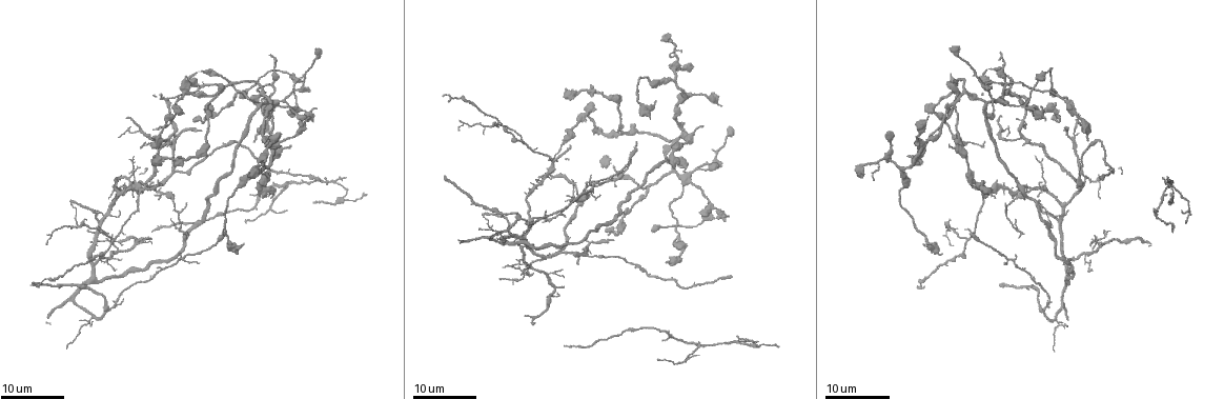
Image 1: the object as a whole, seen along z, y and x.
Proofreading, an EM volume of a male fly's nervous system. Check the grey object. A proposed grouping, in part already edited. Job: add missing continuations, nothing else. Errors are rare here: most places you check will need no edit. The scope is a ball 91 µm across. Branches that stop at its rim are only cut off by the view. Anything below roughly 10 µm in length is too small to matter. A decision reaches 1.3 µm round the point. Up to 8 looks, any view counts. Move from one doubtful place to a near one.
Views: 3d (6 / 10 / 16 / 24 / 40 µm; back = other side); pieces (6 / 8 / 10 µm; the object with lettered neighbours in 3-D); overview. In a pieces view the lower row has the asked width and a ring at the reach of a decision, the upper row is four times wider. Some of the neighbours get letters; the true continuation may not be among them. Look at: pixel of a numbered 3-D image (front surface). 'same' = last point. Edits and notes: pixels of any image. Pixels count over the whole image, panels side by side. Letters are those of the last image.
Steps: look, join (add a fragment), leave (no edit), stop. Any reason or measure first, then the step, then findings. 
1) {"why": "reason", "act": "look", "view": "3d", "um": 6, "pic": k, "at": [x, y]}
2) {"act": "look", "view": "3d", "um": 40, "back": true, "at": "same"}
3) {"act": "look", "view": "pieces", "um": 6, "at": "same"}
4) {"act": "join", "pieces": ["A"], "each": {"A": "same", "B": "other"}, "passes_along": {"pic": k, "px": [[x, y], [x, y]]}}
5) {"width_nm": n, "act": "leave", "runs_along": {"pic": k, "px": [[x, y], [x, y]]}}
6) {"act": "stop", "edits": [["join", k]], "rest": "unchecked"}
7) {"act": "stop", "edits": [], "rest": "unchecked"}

{"why": "branch stops here", "act": "look", "view": "3d", "um": 24, "pic": 1, "at": [314, 203]}

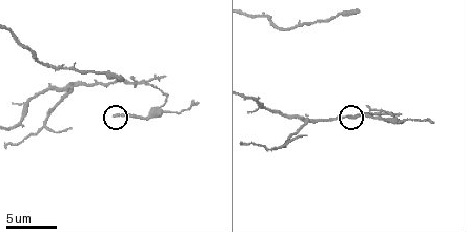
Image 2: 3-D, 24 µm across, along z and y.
{"act": "look", "view": "pieces", "um": 10, "pic": 2, "at": [351, 117]}

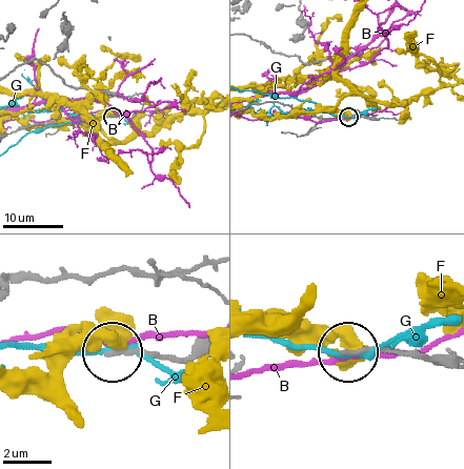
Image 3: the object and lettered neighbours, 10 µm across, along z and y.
{"act": "leave", "each": {"B": "other", "F": "other", "G": "other"}, "found": "no lettered fragment goes on from it"}

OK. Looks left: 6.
{"act": "look", "view": "3d", "um": 24, "pic": 1, "at": [198, 130]}

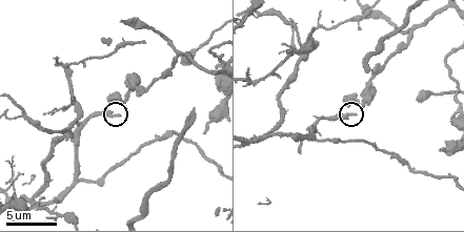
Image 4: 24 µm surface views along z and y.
{"act": "look", "view": "3d", "um": 10, "pic": 4, "at": [355, 113]}

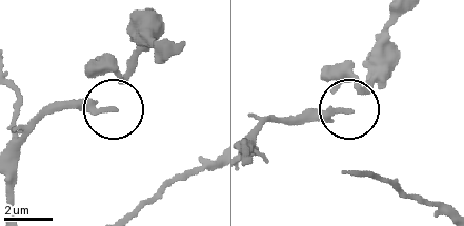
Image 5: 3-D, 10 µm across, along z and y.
{"why": "see the neighbours", "act": "look", "view": "pieces", "um": 10, "pic": 5, "at": [111, 109]}

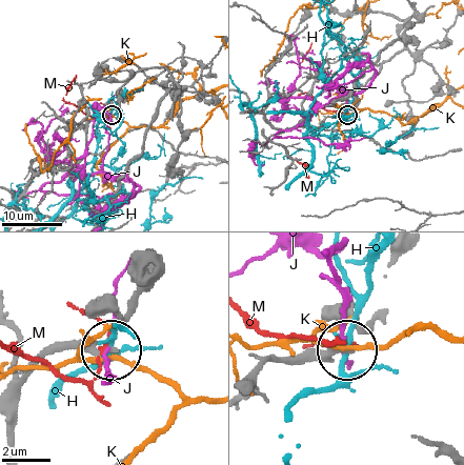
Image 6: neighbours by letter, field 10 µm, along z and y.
{"act": "leave", "each": {"H": "other", "J": "other", "K": "other", "M": "other"}, "runs_along": {"pic": 6, "px": [[11, 395], [51, 355], [75, 346], [109, 350]]}, "found": "no lettered fragment goes on from it"}

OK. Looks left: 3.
{"why": "thin end", "act": "look", "view": "3d", "um": 24, "pic": 1, "at": [563, 287]}

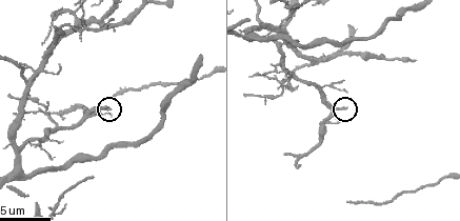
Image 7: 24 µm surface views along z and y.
{"why": "what lies round it", "act": "look", "view": "pieces", "um": 8, "pic": 7, "at": [344, 107]}

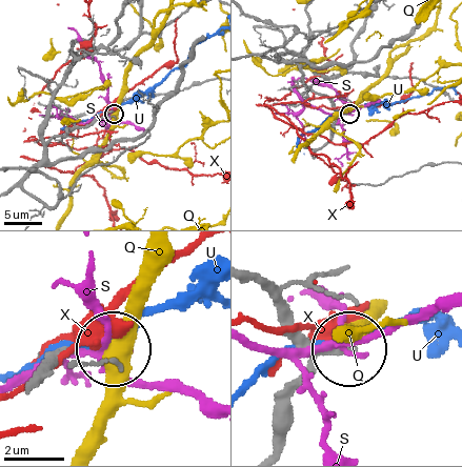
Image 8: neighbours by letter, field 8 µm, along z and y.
{"act": "leave", "each": {"Q": "other", "S": "other", "U": "other", "X": "other"}, "runs_along": {"pic": 8, "px": [[253, 284], [314, 344], [348, 351]]}, "found": "none of them fits"}

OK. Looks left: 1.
{"act": "stop", "edits": [], "rest": "unchecked"}

